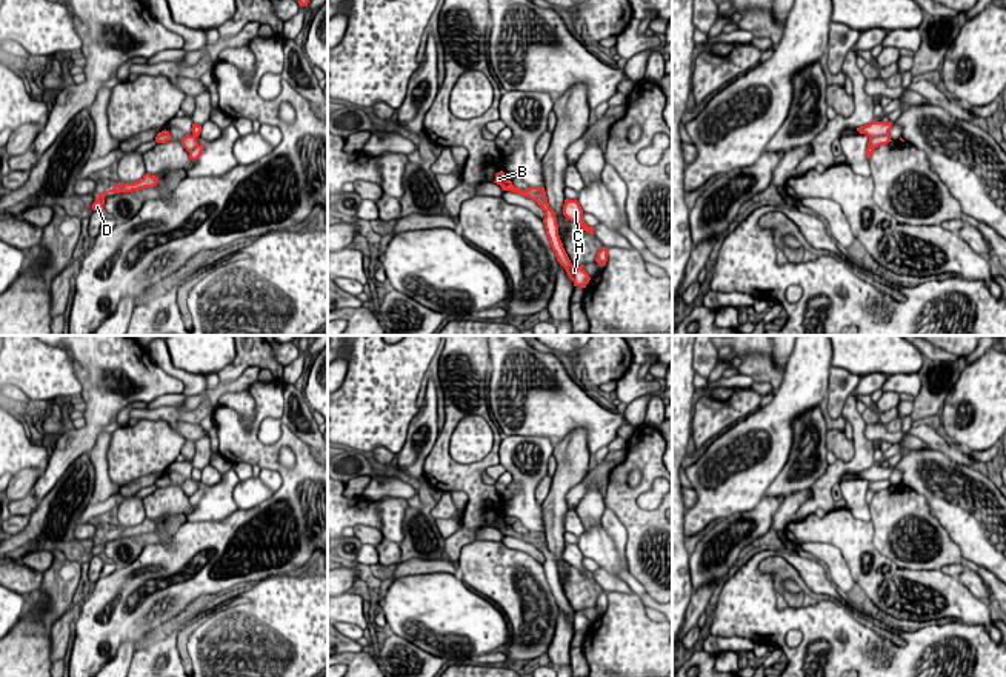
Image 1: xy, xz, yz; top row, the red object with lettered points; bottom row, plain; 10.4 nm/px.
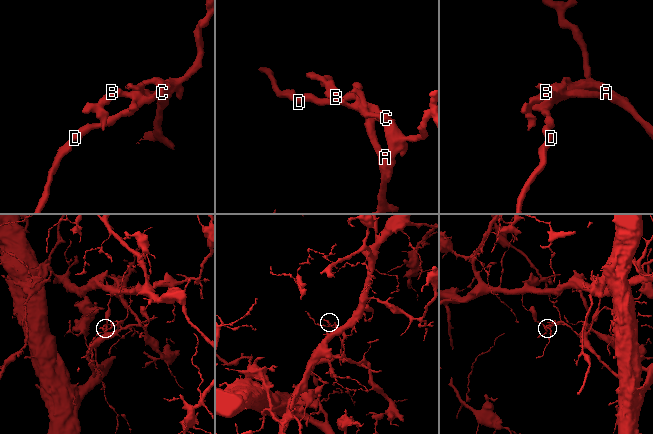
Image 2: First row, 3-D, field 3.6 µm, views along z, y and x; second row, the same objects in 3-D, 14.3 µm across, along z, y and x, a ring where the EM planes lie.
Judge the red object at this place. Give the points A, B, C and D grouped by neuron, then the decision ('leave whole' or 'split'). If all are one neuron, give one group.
A C D / B | split

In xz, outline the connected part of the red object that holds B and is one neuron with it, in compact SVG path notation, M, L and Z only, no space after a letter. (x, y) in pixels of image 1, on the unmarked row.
M503 515L495 519L494 528L500 529L503 535L517 537L517 539L521 539L521 540L534 545L545 555L543 568L545 568L545 574L546 574L546 580L549 583L551 592L555 597L557 606L566 614L569 623L572 625L575 611L571 608L571 605L563 592L563 588L560 585L557 562L548 548L546 535L541 537L540 531L529 531L525 535L518 534L512 529L511 525L505 523Z

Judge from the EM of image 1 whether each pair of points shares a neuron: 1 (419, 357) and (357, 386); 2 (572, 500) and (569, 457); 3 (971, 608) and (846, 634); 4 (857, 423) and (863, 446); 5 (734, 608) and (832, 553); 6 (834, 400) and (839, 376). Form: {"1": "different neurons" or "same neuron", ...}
{"1": "same neuron", "2": "different neurons", "3": "different neurons", "4": "same neuron", "5": "different neurons", "6": "same neuron"}

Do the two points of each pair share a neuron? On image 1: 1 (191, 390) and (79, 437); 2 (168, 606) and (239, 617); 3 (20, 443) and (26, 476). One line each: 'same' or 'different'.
1: different
2: different
3: different

